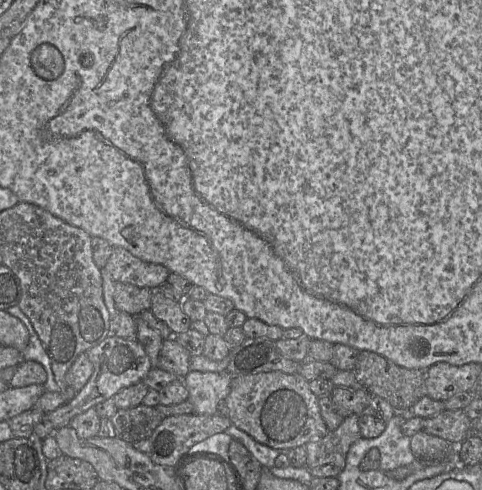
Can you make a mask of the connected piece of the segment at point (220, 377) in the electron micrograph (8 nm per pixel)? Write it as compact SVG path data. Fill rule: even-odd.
M190 370L181 380L188 391L187 400L193 407L193 413L200 415L217 414L217 405L224 401L230 392L232 377L227 372L201 372Z

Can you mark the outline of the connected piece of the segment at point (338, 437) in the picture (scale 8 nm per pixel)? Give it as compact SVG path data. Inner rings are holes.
M358 415L344 418L336 430L329 431L323 438L304 445L307 452L306 467L332 464L340 470L344 469L349 448L361 437Z

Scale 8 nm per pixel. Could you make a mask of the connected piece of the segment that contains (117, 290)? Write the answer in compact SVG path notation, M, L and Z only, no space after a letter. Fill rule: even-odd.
M115 282L113 299L118 311L137 317L151 306L152 290L128 283Z

